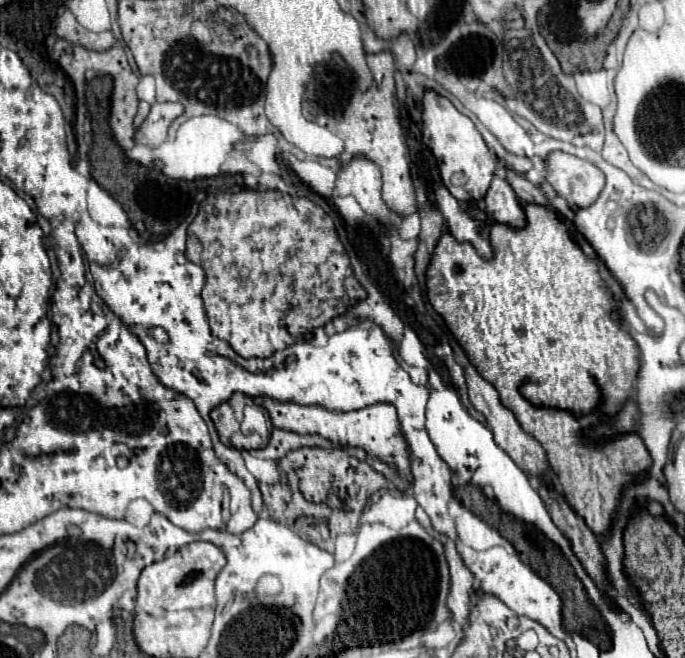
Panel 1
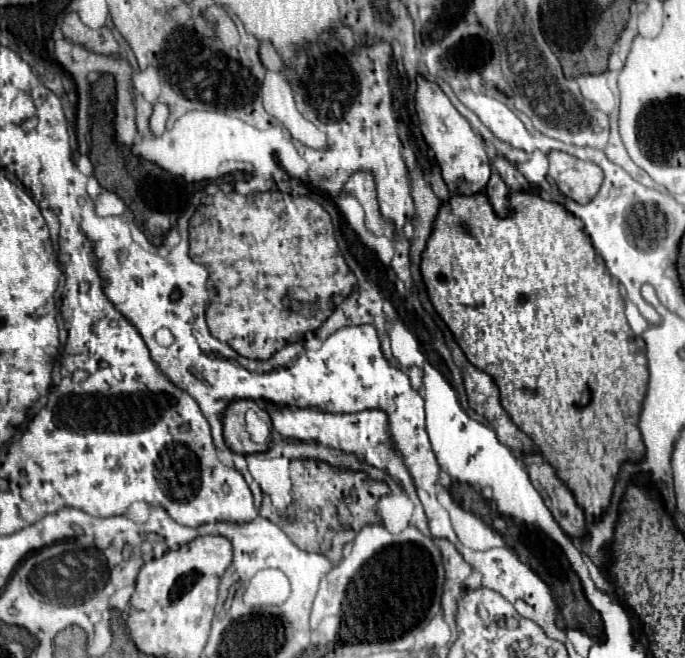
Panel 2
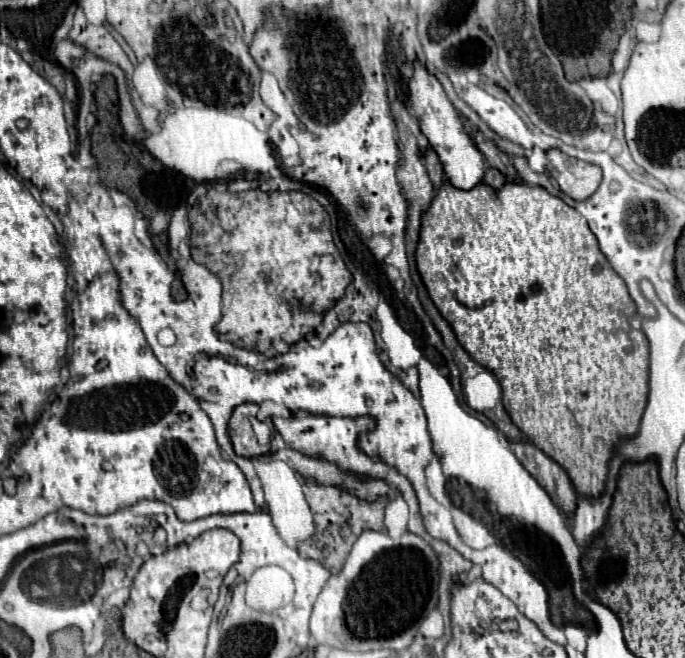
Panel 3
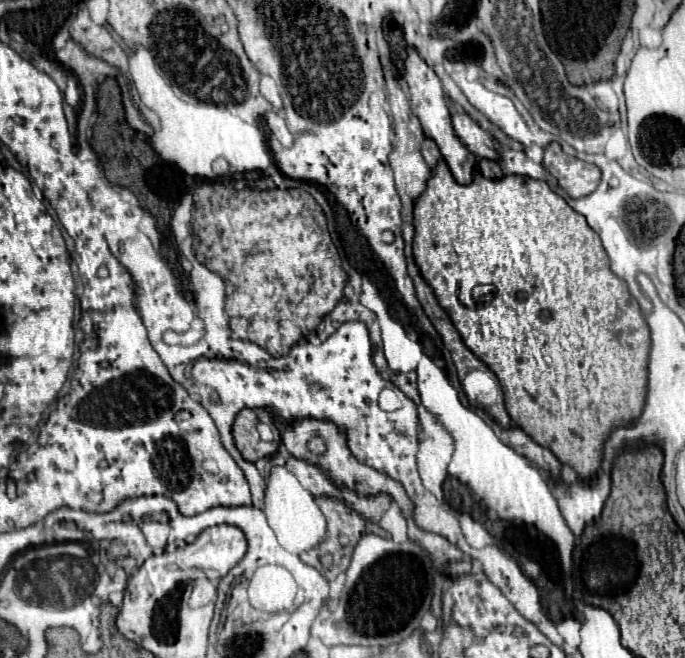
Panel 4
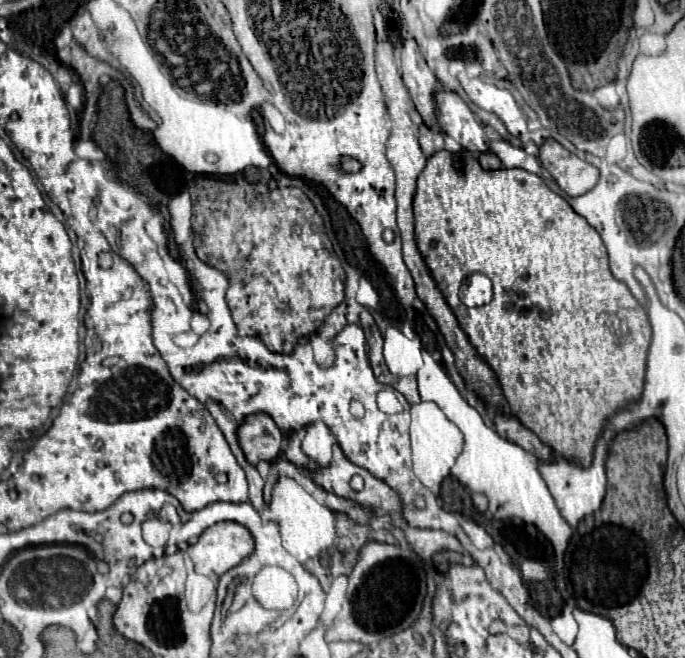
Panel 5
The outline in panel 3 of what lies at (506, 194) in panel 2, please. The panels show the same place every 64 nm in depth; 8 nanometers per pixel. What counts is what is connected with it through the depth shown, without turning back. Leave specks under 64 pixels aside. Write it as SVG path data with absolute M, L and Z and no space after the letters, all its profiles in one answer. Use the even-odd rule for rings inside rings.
M488 168L486 170L486 176L484 176L484 184L488 184L492 190L500 190L504 184L506 184L506 178L498 172L498 170L494 170L494 168Z

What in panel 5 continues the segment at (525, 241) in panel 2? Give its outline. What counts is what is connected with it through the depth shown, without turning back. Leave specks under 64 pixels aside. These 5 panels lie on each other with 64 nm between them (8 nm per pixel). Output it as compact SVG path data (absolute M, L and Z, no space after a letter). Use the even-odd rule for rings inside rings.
M440 150L436 152L424 172L418 178L418 192L414 196L414 232L416 232L416 244L418 250L438 284L446 304L452 308L460 328L466 332L470 344L476 348L478 356L494 370L494 374L500 380L508 410L512 416L516 416L526 428L530 428L544 444L548 444L556 454L564 456L570 462L578 462L580 466L588 468L592 464L592 454L596 446L596 438L602 434L604 424L608 418L612 418L616 412L624 410L630 406L630 400L638 400L642 396L642 376L646 376L646 352L650 348L650 322L646 316L646 310L638 304L638 300L630 294L626 284L616 280L610 272L608 266L608 252L606 246L600 238L600 234L580 216L572 210L572 206L558 194L554 194L540 176L530 174L520 168L512 170L482 170L478 160L470 152L448 152ZM460 156L464 160L464 168L458 172L454 168L454 158ZM472 274L484 274L492 280L492 290L494 298L486 306L476 306L476 308L466 308L460 298L460 286L468 282Z

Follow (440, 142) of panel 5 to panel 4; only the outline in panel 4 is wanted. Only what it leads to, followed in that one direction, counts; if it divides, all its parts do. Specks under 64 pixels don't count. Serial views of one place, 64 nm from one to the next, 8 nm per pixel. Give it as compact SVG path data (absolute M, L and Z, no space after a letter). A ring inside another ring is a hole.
M426 138L424 144L422 144L422 156L424 156L428 168L434 172L434 168L436 168L438 162L440 162L440 150L438 150L438 146L436 146L432 140L428 140L428 138Z

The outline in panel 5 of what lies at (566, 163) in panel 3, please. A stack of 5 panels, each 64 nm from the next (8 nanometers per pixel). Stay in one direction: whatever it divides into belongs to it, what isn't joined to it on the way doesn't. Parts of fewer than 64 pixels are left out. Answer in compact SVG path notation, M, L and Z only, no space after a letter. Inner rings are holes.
M552 138L540 146L540 164L568 196L582 196L590 192L600 178L596 166L580 160L576 154L570 154Z

